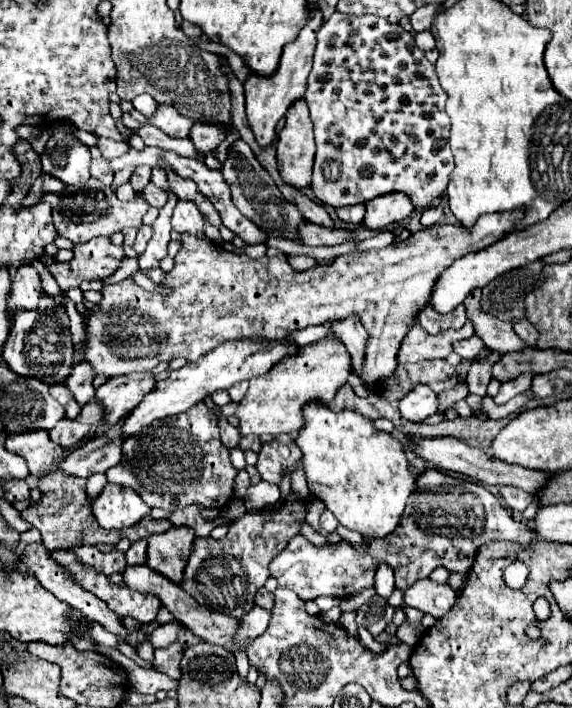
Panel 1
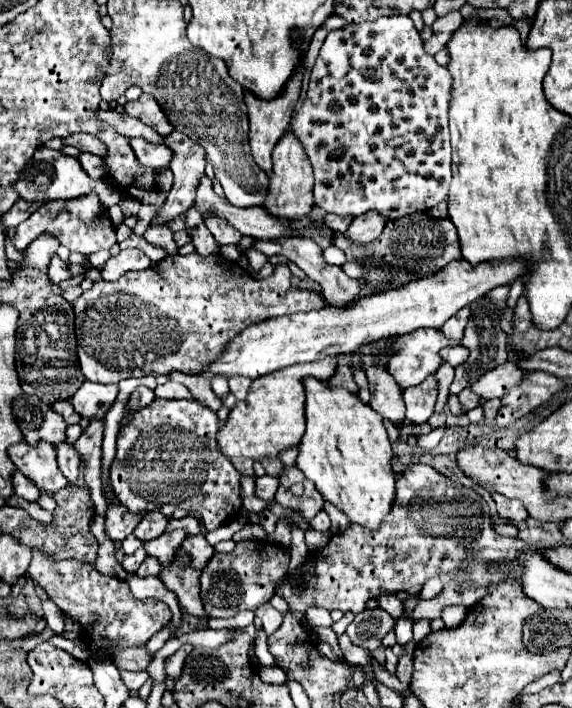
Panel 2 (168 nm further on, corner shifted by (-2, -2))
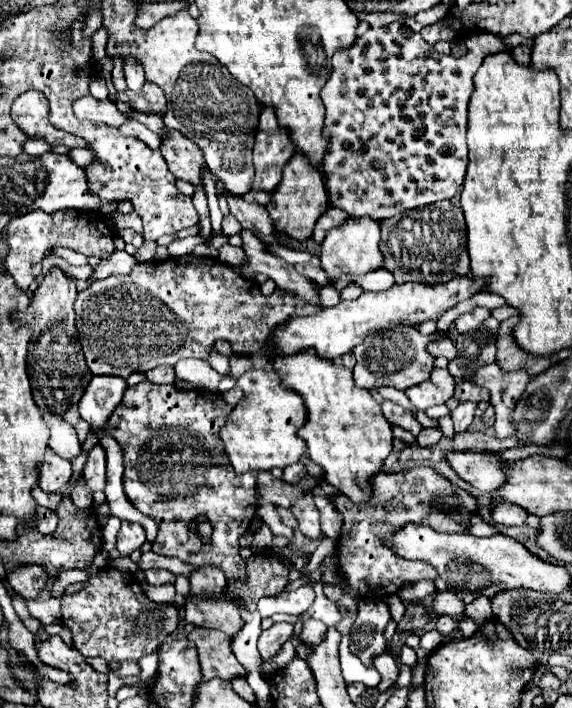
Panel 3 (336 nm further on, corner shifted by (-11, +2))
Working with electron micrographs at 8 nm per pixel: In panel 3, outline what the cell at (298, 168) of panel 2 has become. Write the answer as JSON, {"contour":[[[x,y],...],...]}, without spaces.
{"contour":[[[296,153],[284,165],[282,181],[276,187],[276,191],[270,195],[270,203],[266,205],[266,209],[270,213],[274,229],[278,233],[284,233],[290,239],[304,243],[312,237],[314,225],[316,225],[318,217],[328,209],[328,205],[330,203],[328,203],[328,193],[324,189],[324,177],[320,175],[320,171],[316,171],[308,165],[308,159],[302,153]]]}

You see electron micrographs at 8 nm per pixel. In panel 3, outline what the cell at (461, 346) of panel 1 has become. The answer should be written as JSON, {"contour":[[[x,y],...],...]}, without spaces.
{"contour":[[[446,335],[446,337],[442,337],[442,339],[438,339],[438,341],[432,341],[432,343],[428,343],[428,353],[432,355],[432,357],[438,357],[438,355],[442,355],[442,357],[446,357],[448,361],[450,359],[454,359],[456,357],[456,347],[454,347],[454,343],[452,343],[452,339]]]}

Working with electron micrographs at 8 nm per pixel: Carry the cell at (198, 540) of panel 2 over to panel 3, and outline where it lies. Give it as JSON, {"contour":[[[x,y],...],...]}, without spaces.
{"contour":[[[202,567],[200,573],[192,573],[190,577],[190,589],[194,595],[216,597],[218,593],[222,593],[224,585],[226,585],[226,579],[224,579],[224,573],[220,573],[220,569]]]}

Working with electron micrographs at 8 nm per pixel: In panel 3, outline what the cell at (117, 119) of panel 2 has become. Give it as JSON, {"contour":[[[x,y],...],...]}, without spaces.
{"contour":[[[84,95],[76,99],[72,103],[72,109],[78,119],[88,119],[92,123],[106,123],[118,127],[124,121],[128,121],[128,117],[120,113],[110,99],[94,99],[92,95]]]}

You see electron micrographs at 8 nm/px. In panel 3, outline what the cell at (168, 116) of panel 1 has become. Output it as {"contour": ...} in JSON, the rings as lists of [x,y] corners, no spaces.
{"contour":[[[144,83],[140,93],[128,93],[128,103],[132,109],[142,111],[142,113],[158,113],[162,115],[166,109],[166,97],[164,91],[156,83]]]}

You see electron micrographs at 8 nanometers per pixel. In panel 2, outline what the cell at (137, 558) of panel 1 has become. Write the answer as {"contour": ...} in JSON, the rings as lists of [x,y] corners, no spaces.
{"contour":[[[147,555],[147,557],[145,557],[145,561],[141,563],[141,567],[137,569],[137,575],[139,575],[139,577],[159,575],[159,571],[161,571],[161,563],[159,563],[159,559],[157,559],[157,557],[153,557],[153,555]]]}

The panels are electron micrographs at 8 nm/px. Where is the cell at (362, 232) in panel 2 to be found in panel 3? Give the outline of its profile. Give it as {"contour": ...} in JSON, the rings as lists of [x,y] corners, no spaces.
{"contour":[[[348,217],[340,227],[330,229],[326,239],[322,241],[322,251],[320,251],[322,269],[326,271],[326,275],[330,279],[340,277],[342,273],[360,277],[360,275],[366,275],[368,271],[380,269],[384,257],[382,257],[380,249],[378,249],[378,243],[380,243],[378,221],[372,221],[370,217],[364,217],[364,219]]]}

